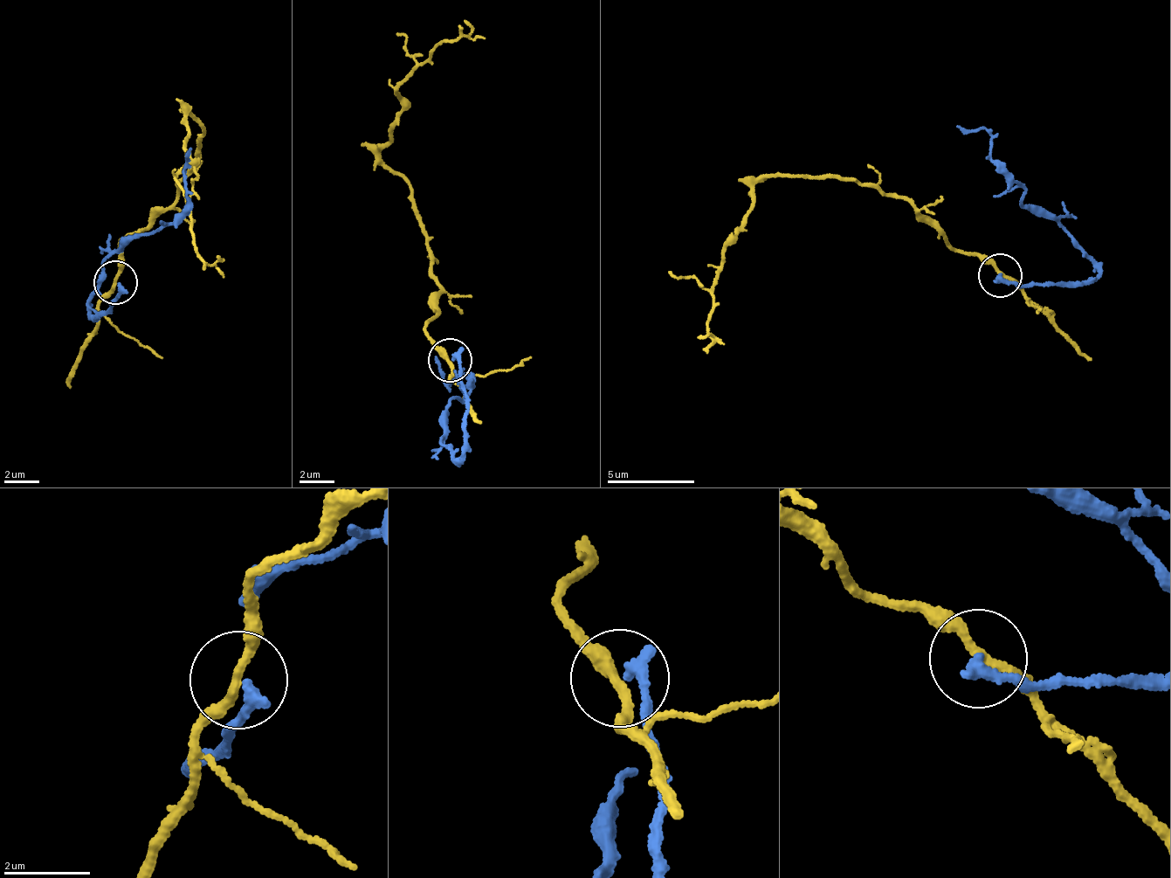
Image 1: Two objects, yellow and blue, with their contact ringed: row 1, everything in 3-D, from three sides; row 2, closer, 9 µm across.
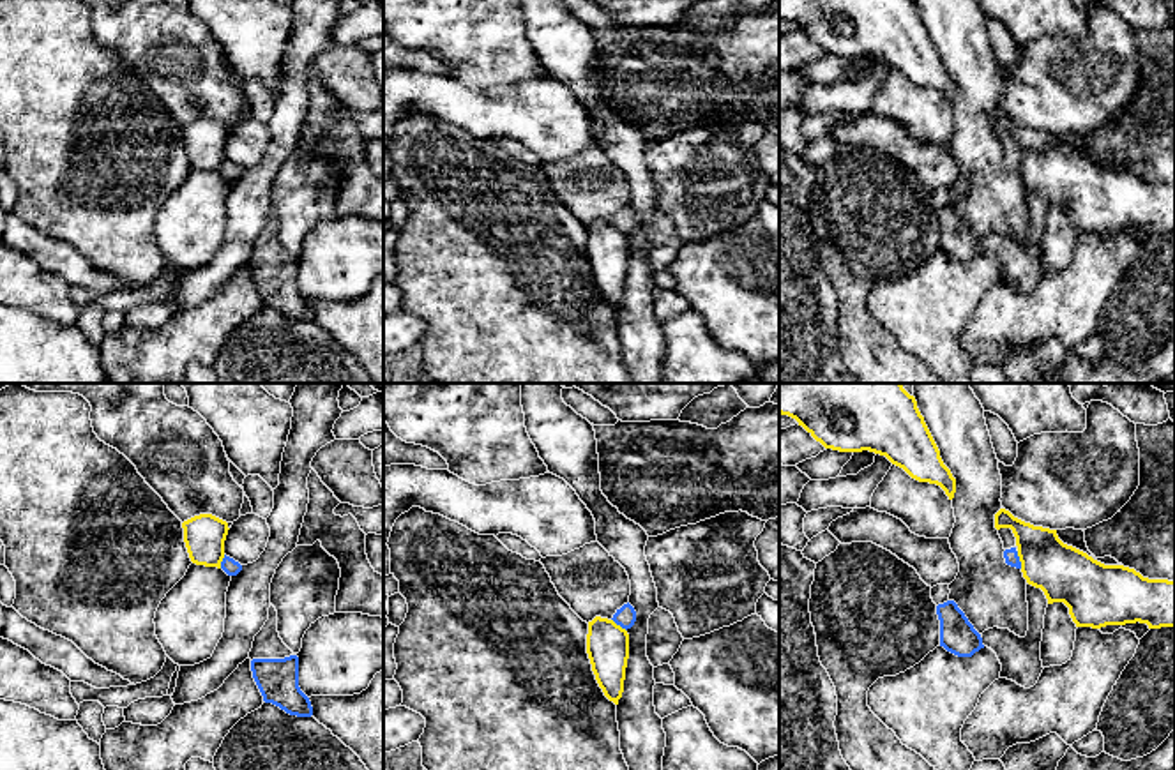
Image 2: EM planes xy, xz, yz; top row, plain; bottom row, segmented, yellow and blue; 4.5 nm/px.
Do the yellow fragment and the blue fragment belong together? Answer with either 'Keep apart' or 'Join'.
Keep apart

